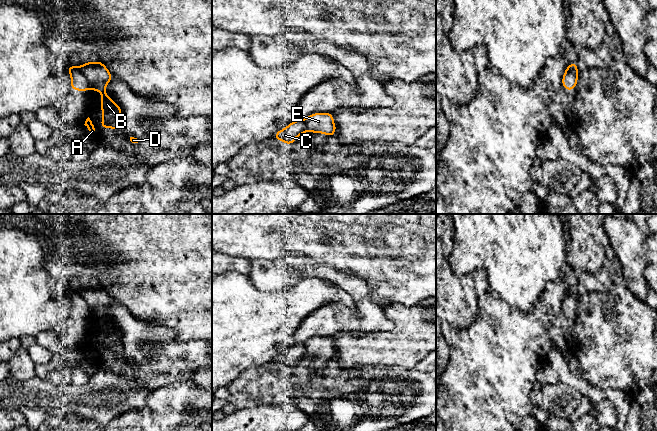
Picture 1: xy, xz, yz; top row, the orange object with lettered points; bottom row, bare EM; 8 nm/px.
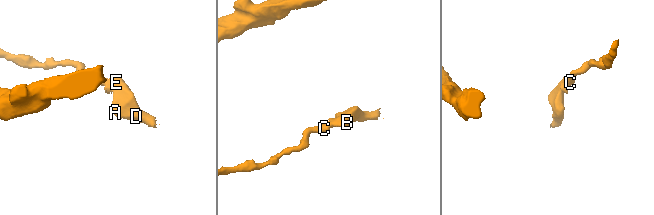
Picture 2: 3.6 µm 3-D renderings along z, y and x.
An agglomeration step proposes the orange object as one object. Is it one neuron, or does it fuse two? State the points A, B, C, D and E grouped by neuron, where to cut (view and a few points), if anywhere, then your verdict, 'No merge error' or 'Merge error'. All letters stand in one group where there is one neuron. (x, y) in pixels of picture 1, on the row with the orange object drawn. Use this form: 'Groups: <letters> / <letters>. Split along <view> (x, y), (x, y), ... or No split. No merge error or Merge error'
Groups: A B D E / C. Split along xy (78, 68), (90, 88). Merge error

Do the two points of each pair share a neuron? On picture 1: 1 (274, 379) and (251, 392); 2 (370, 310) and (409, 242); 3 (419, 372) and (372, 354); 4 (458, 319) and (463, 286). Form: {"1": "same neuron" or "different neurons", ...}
{"1": "same neuron", "2": "different neurons", "3": "different neurons", "4": "same neuron"}

